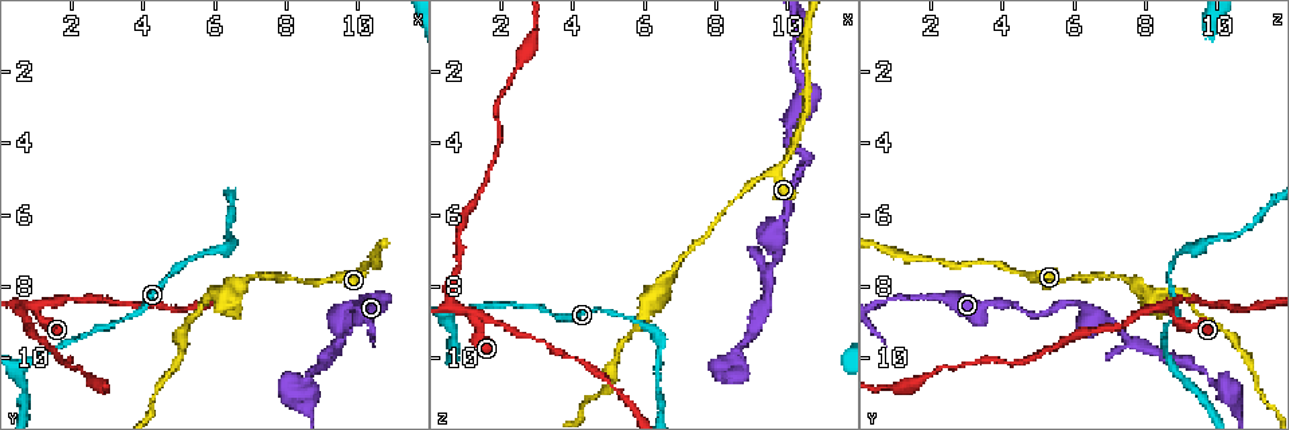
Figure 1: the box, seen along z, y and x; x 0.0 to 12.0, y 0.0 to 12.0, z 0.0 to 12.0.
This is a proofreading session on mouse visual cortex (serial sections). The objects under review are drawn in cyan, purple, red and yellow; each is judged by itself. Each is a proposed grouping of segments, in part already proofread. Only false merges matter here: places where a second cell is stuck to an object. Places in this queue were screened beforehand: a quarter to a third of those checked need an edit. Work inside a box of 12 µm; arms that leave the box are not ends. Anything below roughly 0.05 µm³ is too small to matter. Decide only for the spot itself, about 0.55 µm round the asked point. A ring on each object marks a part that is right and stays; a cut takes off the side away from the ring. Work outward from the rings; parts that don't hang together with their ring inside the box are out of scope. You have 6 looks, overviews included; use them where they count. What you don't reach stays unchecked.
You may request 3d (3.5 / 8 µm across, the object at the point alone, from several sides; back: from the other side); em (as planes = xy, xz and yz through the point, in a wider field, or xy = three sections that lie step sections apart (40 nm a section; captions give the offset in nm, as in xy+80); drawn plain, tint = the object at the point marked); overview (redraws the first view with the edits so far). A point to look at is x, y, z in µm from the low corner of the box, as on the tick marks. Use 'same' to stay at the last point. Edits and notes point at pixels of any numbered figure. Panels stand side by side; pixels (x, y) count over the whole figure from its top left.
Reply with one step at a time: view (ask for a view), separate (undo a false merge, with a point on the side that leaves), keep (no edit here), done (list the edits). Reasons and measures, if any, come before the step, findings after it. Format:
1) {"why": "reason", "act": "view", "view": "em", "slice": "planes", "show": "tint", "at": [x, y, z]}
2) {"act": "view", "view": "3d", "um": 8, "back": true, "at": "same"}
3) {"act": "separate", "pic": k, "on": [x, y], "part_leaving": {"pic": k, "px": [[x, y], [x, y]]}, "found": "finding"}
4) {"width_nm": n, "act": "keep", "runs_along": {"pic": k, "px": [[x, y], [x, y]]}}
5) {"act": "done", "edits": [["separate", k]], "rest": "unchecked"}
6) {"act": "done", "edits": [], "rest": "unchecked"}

{"why": "a fork", "act": "view", "view": "3d", "um": 3.5, "at": [6.3, 8.3, 8.1]}

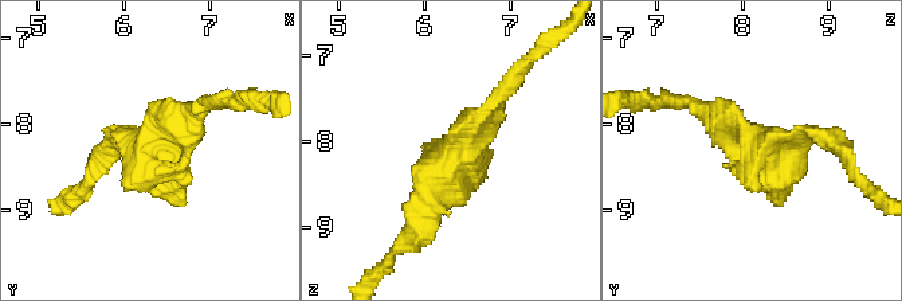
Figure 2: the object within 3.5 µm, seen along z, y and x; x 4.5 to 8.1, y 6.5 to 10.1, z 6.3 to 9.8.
{"act": "view", "view": "em", "slice": "xy", "step": 1, "show": "tint", "at": [6.30, 8.25, 8.25]}

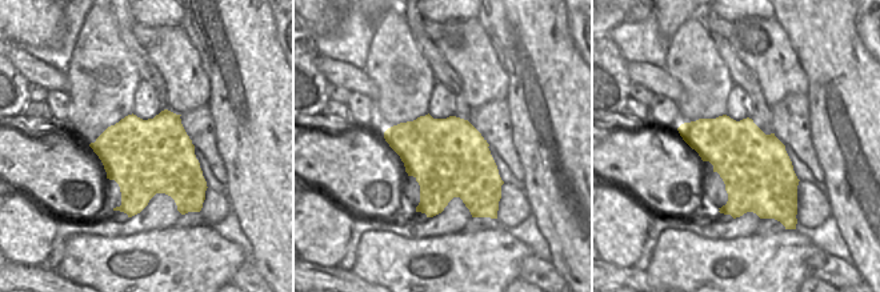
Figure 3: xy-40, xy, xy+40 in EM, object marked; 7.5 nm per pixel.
{"why": "cut it another way", "act": "view", "view": "em", "slice": "xy", "step": 3, "show": "tint", "at": "same"}

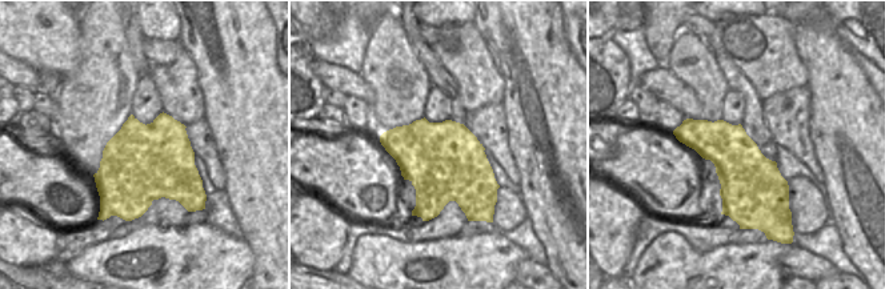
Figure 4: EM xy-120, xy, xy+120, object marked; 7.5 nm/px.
{"act": "keep", "runs_along": {"pic": 2, "px": [[497, 98], [431, 178], [419, 233]]}, "found": "continuous, no second cell"}

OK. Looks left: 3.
{"why": "sharp bend", "act": "view", "view": "3d", "um": 8, "at": [10.5, 8.7, 4.5]}

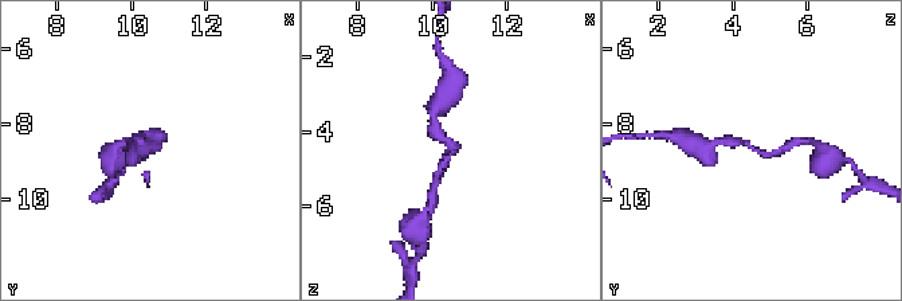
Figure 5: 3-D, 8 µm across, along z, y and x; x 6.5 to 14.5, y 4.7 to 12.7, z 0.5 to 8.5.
{"arm_widths_nm": [200, 250], "why": "shape alone is not enough", "act": "view", "view": "em", "slice": "xy", "step": 5, "show": "tint", "at": [10.5, 8.6, 4.7]}

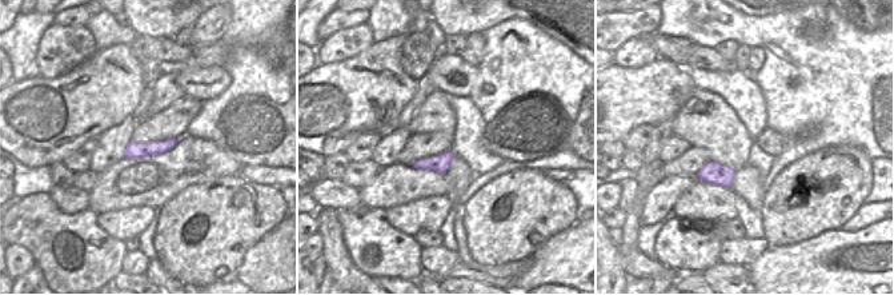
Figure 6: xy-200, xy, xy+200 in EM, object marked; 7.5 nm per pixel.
{"act": "keep", "runs_along": {"pic": 5, "px": [[724, 141], [745, 141], [763, 155], [784, 148]]}, "found": "continuous, no second cell"}

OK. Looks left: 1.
{"act": "done", "edits": [], "rest": "unchecked"}

